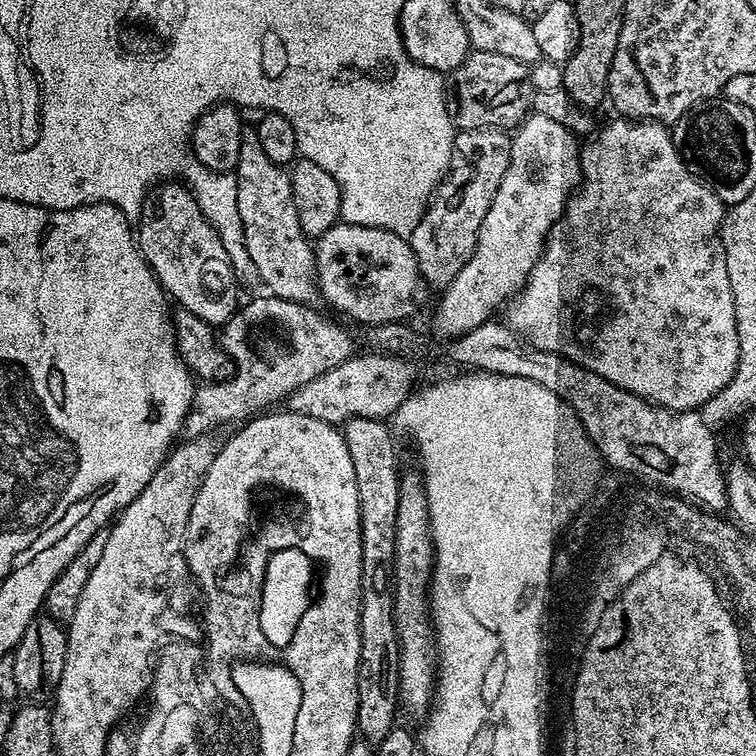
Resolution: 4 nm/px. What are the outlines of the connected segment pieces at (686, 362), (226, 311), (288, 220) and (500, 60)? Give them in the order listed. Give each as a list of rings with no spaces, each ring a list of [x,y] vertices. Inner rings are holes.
[[[616,118],[613,124],[606,125],[598,132],[587,141],[588,145],[580,148],[579,185],[569,196],[559,220],[548,231],[544,252],[538,258],[532,273],[528,275],[524,287],[509,299],[506,305],[506,323],[531,348],[557,352],[559,356],[574,361],[578,366],[604,376],[611,384],[625,388],[627,392],[633,392],[643,400],[659,404],[669,412],[703,409],[708,400],[717,396],[734,378],[740,357],[733,292],[730,290],[730,276],[727,273],[725,246],[720,238],[725,205],[703,181],[692,175],[674,146],[671,131],[663,123]]]
[[[164,182],[153,187],[144,198],[144,205],[140,207],[138,221],[138,247],[144,261],[152,267],[152,273],[156,275],[158,283],[164,287],[165,293],[179,307],[190,310],[190,314],[198,314],[202,322],[213,326],[223,326],[238,307],[236,301],[236,288],[238,281],[232,272],[230,258],[226,254],[226,248],[222,246],[222,238],[218,238],[218,230],[202,214],[200,204],[183,183],[172,184]]]
[[[246,128],[241,131],[234,175],[237,180],[238,212],[242,220],[243,236],[261,283],[267,286],[265,289],[273,296],[317,307],[322,297],[316,282],[315,249],[299,225],[291,175],[266,156],[255,129]]]
[[[469,51],[468,56],[453,72],[447,73],[444,97],[448,103],[448,116],[457,129],[466,128],[503,128],[512,130],[529,115],[532,106],[533,86],[529,76],[529,65],[514,62],[502,54]]]

